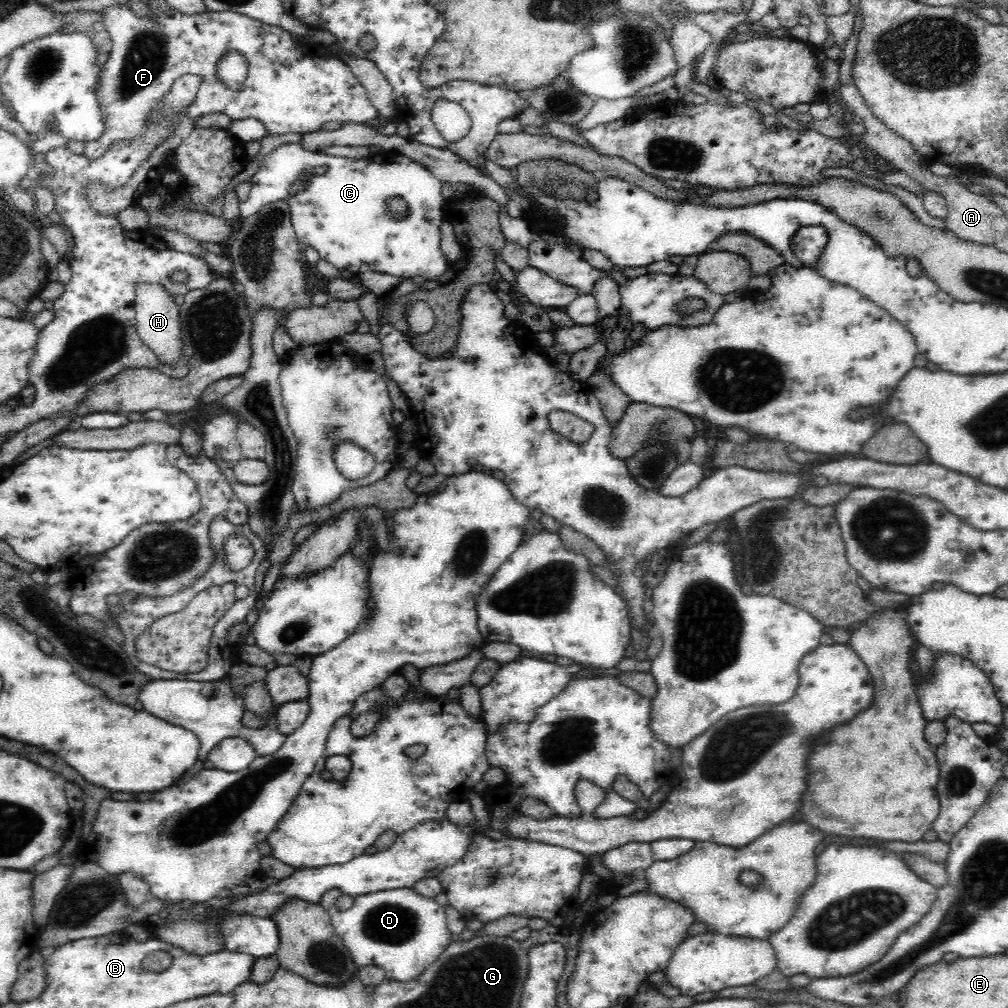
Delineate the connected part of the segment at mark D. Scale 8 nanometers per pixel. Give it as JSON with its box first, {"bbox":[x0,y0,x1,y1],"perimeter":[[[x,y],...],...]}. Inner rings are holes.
{"bbox":[319,888,451,980],"perimeter":[[[393,888],[354,896],[354,904],[342,911],[336,906],[341,894],[338,889],[329,890],[319,904],[330,915],[335,933],[346,945],[354,967],[358,969],[376,966],[384,969],[388,980],[414,980],[451,943],[445,908],[430,897],[420,896],[414,889]]]}

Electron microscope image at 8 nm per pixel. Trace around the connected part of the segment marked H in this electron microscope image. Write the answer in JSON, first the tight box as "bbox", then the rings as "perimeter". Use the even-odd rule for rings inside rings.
{"bbox":[135,284,183,368],"perimeter":[[[141,284],[136,286],[135,317],[137,333],[144,344],[152,349],[161,364],[168,368],[183,363],[183,348],[181,328],[179,325],[180,311],[174,303],[174,297],[163,289],[163,286]]]}

